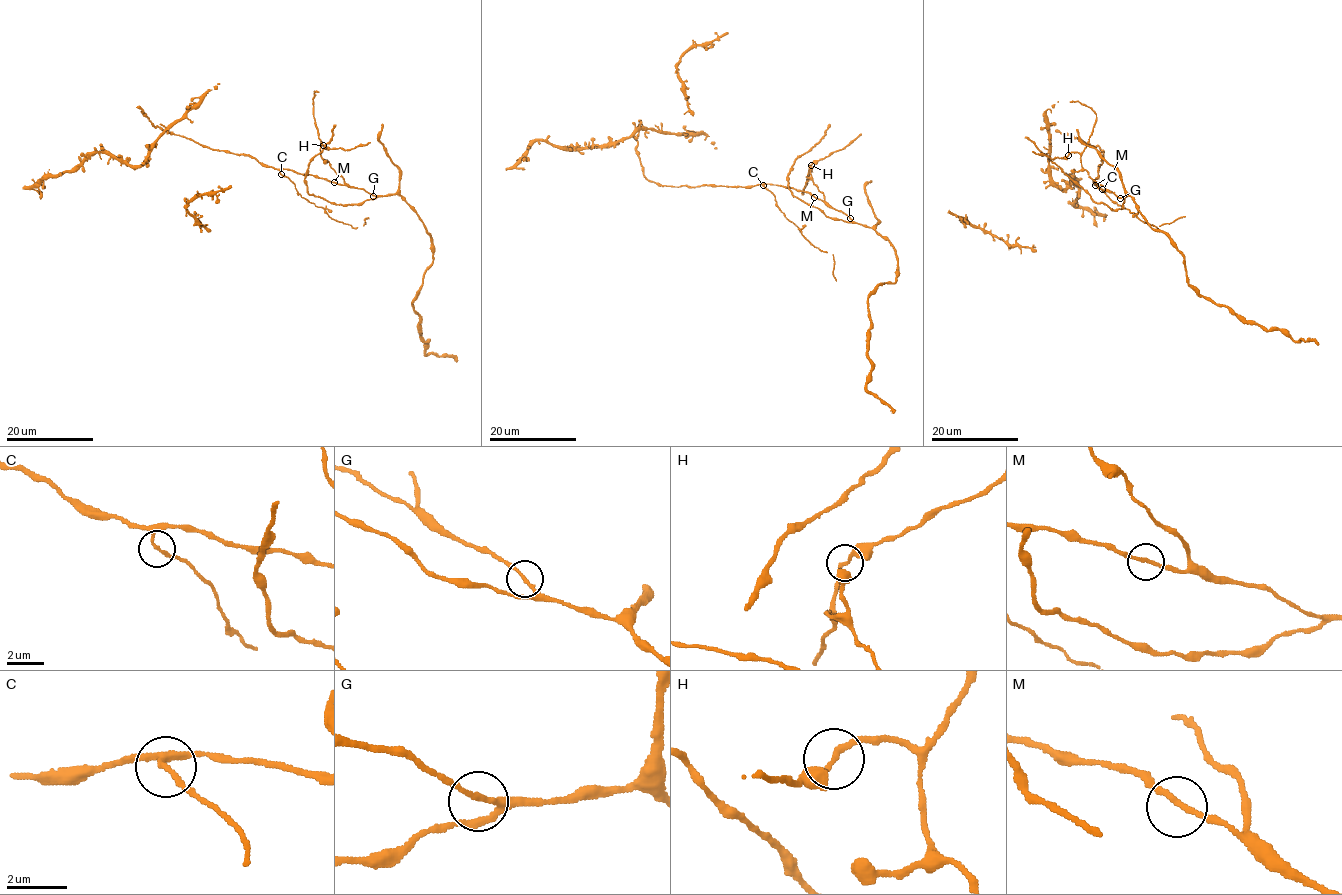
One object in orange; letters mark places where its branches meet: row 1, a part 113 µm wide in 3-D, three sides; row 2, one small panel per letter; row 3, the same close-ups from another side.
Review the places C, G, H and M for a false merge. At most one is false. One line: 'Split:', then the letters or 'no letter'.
Split: no letter

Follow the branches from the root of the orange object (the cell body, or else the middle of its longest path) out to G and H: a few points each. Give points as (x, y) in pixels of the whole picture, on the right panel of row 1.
G: (1093, 180), (1099, 188), (1120, 198)
H: (1093, 180), (1104, 191), (1082, 168), (1078, 153), (1068, 155)

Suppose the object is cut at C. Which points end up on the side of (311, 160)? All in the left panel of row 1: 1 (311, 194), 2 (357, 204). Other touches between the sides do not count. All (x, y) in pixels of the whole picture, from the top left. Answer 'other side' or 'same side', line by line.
1: same side
2: same side

